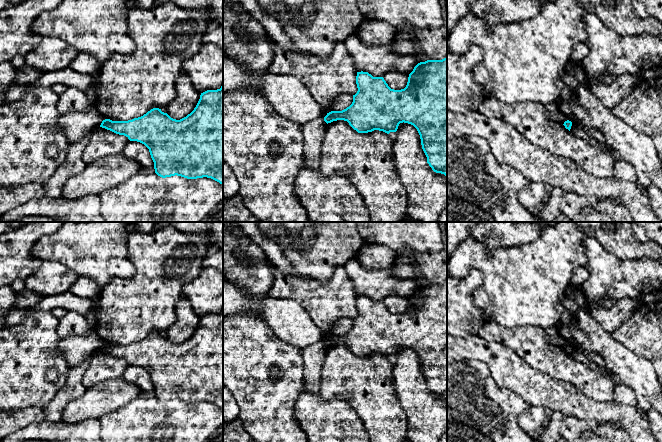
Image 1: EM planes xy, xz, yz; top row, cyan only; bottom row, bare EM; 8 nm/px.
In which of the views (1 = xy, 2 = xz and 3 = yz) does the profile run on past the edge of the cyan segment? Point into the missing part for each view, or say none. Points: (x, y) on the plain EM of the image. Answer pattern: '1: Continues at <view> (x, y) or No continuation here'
1: No continuation here
2: No continuation here
3: No continuation here

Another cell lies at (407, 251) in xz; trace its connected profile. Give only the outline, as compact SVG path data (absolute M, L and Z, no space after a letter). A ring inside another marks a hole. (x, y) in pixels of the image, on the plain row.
M405 247L400 253L408 255L410 259L412 260L413 269L418 277L418 281L420 282L421 286L427 285L423 275L420 273L419 267L416 265L416 262L414 259L414 255L416 252L414 252L412 249Z

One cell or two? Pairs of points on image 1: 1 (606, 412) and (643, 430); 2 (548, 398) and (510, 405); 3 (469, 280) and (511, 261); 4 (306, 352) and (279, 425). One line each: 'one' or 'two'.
1: one
2: two
3: two
4: two

